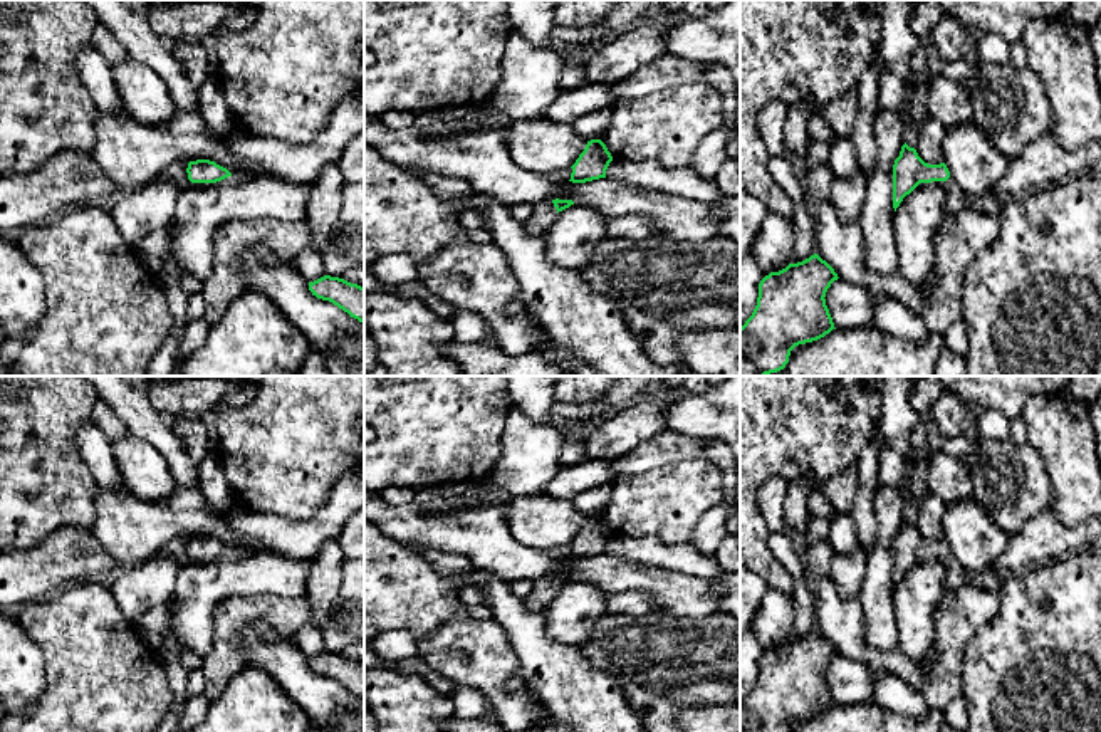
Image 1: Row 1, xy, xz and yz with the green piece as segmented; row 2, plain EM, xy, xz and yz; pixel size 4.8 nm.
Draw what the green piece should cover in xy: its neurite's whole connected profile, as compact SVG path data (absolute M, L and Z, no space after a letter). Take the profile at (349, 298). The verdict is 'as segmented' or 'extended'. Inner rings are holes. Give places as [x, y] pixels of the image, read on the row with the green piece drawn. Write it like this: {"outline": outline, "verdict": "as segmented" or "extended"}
{"outline": "M324 275L309 282L312 295L329 301L364 324L364 287L339 277Z", "verdict": "as segmented"}

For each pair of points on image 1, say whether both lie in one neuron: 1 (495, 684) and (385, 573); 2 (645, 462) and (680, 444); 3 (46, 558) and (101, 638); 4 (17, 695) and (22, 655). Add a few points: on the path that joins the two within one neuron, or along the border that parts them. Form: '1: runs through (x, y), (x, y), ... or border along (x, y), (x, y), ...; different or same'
1: runs through (467, 662), (410, 601); same
2: runs through (653, 454), (672, 447); same
3: border along (99, 580), (67, 583), (47, 596), (29, 603); different
4: runs through (19, 685), (19, 665); same

